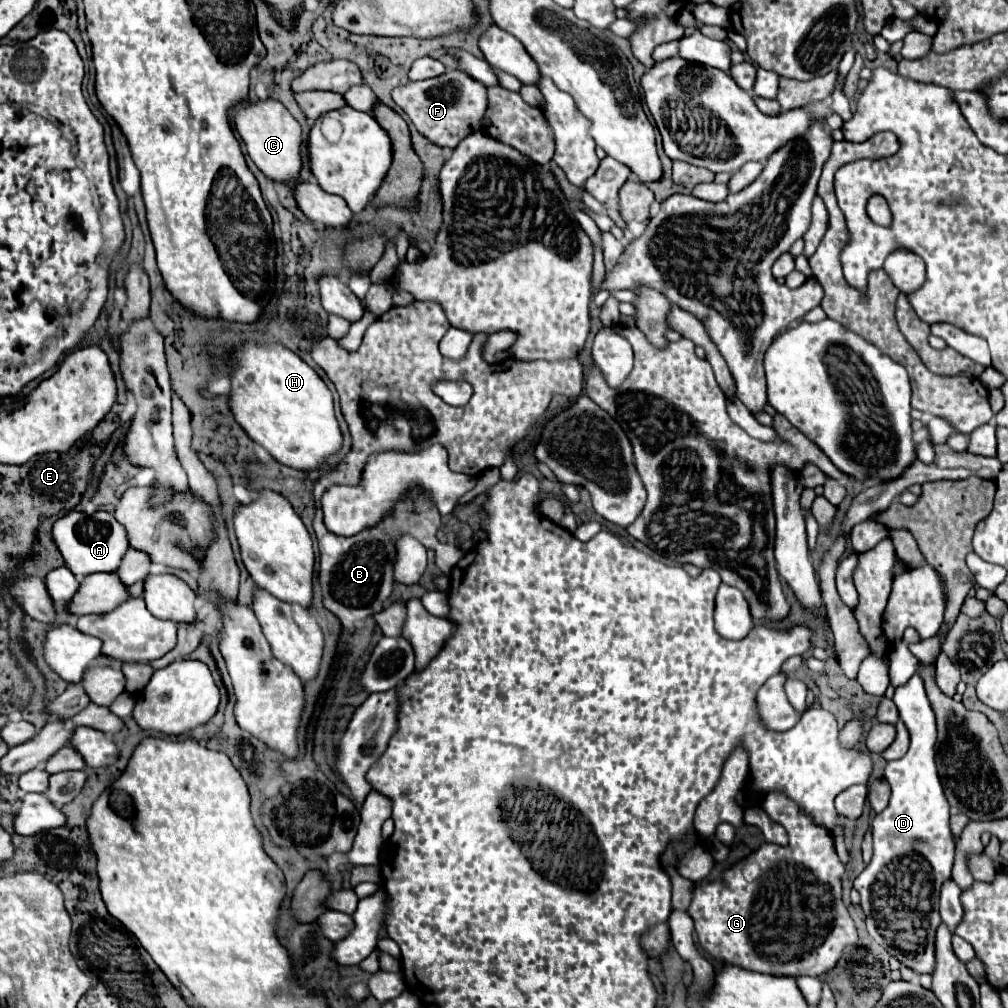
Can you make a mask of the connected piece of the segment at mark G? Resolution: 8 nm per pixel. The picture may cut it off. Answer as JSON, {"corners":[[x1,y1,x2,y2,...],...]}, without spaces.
{"corners":[[768,794,762,808,774,822,786,828,790,836,788,846,782,848,774,844,762,844,752,854,752,860,760,864,760,876,752,882,746,882,742,876,742,864,736,864,724,872,722,882,710,882,702,888,696,888,688,914,694,920,700,946,716,962,732,966,736,964,740,968,758,970,772,976,822,976,836,966,846,946,858,942,854,920,842,902,840,880,844,866,834,852,830,832,804,816,802,810,784,794]]}

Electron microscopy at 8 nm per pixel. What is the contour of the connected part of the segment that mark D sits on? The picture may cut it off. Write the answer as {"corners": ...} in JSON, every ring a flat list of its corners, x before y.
{"corners":[[920,672,896,688,894,704,900,712,900,720,906,724,910,732,910,750,900,758,886,764,886,780,892,786,890,804,886,810,876,814,872,820,872,834,874,834,874,858,862,870,862,874,854,880,854,888,860,894,860,906,866,914,866,928,870,936,882,944,892,956,896,956,902,964,916,970,918,974,934,972,934,934,936,926,940,924,938,914,938,894,944,880,950,878,952,862,954,862,954,838,948,826,948,800,944,796,936,764,934,764,934,744,936,744,936,720,932,714,932,706,928,702,924,682]]}

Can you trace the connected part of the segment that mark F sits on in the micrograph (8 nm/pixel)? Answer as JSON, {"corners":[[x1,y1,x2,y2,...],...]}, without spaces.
{"corners":[[452,70,436,78,398,86,392,90,392,98,410,116,416,130,424,134,430,142,442,148,456,148,462,138,480,128,488,106,488,88,462,70]]}

